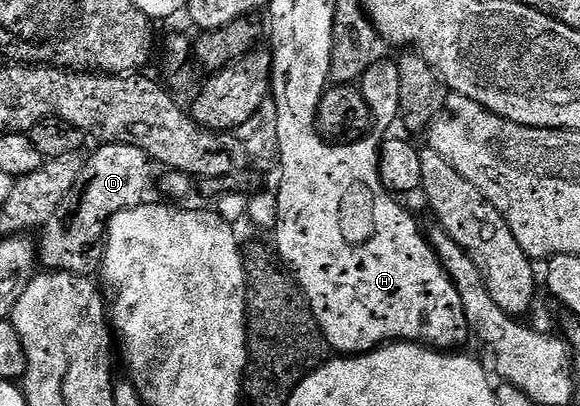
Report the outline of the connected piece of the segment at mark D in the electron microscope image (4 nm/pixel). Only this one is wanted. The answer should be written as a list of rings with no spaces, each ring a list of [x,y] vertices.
[[[102,143],[95,147],[98,148],[91,153],[90,159],[88,155],[83,162],[80,177],[76,177],[76,185],[72,185],[72,193],[68,193],[68,197],[60,201],[60,209],[56,209],[56,213],[52,213],[45,227],[41,228],[42,240],[39,238],[36,243],[36,259],[47,271],[97,276],[102,265],[106,226],[110,224],[110,219],[116,217],[116,213],[139,207],[147,198],[146,190],[152,187],[152,160],[144,153],[144,149],[136,149],[136,145],[123,143]]]

